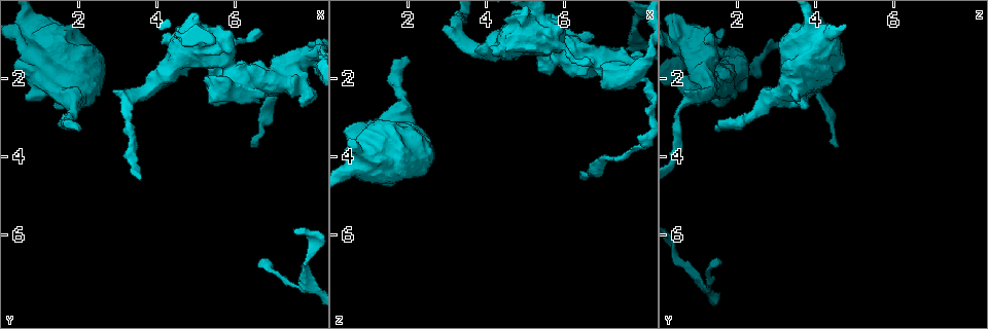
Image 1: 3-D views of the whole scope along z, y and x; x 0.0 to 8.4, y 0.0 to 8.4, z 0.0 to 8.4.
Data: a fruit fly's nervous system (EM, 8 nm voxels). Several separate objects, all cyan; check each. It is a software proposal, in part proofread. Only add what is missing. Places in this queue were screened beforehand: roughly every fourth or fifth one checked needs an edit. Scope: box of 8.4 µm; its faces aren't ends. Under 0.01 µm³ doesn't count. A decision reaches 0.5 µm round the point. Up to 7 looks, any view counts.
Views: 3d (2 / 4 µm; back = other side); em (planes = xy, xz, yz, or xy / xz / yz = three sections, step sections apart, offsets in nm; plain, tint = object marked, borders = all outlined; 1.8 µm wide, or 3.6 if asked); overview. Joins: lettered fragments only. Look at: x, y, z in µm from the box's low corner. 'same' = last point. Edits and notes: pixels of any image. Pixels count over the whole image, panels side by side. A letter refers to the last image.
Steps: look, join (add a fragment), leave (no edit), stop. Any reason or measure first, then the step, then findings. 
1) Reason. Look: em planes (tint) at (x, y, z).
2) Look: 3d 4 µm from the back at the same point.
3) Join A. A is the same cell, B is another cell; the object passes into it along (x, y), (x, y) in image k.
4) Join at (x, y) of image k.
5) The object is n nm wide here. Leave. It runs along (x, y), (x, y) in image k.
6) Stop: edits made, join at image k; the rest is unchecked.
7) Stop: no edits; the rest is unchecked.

Sudden change in width. Look: em 3.6 µm planes (borders) at (6.15, 1.05, 1.35).

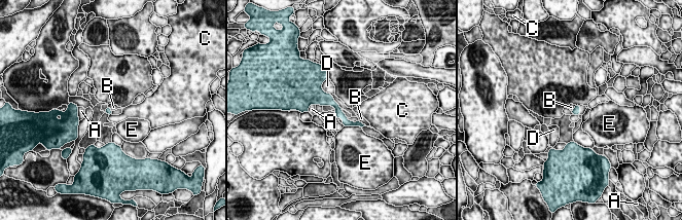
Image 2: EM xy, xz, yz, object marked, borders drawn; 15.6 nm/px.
The longest contact is with E, 280 nm. Leave. A, B, C, D and E are other cells; it runs along (314, 101), (331, 102), (350, 123), (358, 123) in image 2; none of them fits.

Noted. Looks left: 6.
Branch stops here. Look: 3d 4 µm at (1.95, 3.40, 1.50).

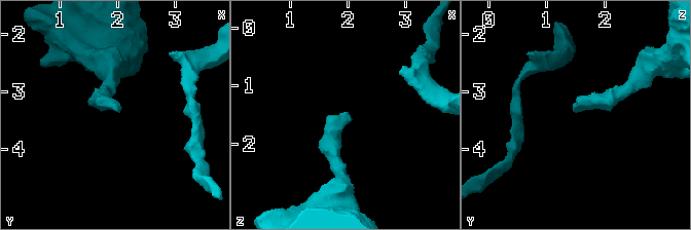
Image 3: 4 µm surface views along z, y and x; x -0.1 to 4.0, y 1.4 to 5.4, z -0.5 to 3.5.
Need the tissue. Look: em planes (borders) at (2.00, 3.35, 1.45).

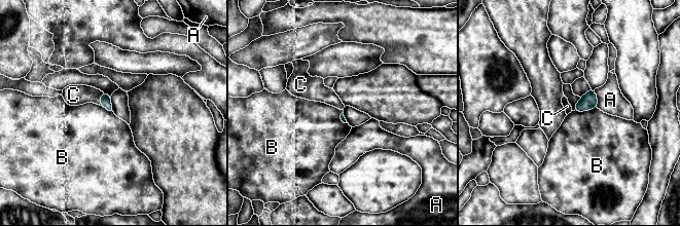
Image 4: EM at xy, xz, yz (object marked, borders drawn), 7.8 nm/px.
Join C. C is the same cell, A and B are other cells; the object passes into it along (105, 100), (100, 99), (73, 95) in image 4; the neuron continues.

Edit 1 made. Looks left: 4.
Stop: edits made, join at image 4; the rest is unchecked.

